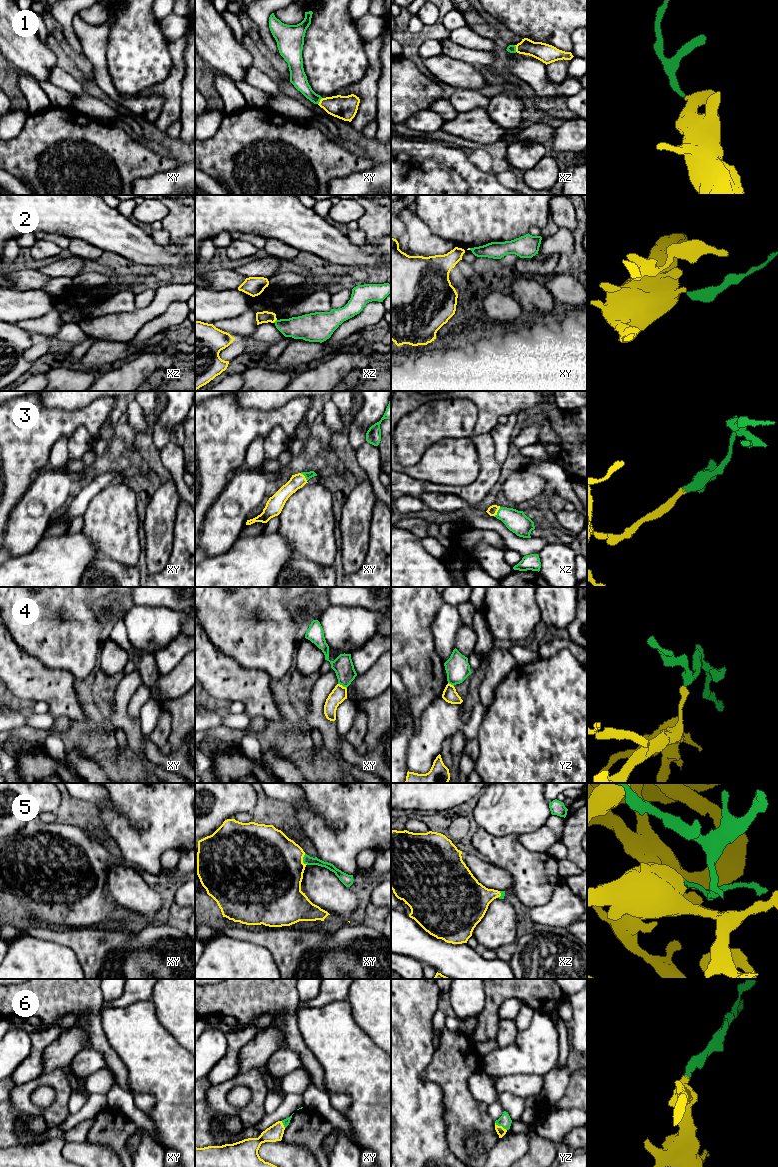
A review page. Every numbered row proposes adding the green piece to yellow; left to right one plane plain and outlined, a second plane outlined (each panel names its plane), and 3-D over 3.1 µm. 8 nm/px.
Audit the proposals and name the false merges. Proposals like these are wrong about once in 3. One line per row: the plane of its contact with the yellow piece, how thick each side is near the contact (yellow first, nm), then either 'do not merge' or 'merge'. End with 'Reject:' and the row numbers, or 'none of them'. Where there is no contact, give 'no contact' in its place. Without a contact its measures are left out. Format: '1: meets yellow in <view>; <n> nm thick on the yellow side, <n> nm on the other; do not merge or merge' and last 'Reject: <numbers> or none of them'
1: meets yellow in xz; 150 nm thick on the yellow side, 60 nm on the other; merge
2: meets yellow in xz; 100 nm thick on the yellow side, 190 nm on the other; do not merge
3: meets yellow in xz; 80 nm thick on the yellow side, 180 nm on the other; merge
4: meets yellow in xy; 120 nm thick on the yellow side, 160 nm on the other; do not merge
5: meets yellow in xy; 500 nm thick on the yellow side, 70 nm on the other; merge
6: meets yellow in yz; 70 nm thick on the yellow side, 100 nm on the other; merge
Reject: 2, 4

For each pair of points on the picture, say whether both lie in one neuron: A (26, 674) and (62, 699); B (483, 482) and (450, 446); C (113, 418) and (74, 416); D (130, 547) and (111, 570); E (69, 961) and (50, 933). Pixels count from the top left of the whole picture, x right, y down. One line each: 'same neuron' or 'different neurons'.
A: same neuron
B: different neurons
C: different neurons
D: different neurons
E: different neurons

